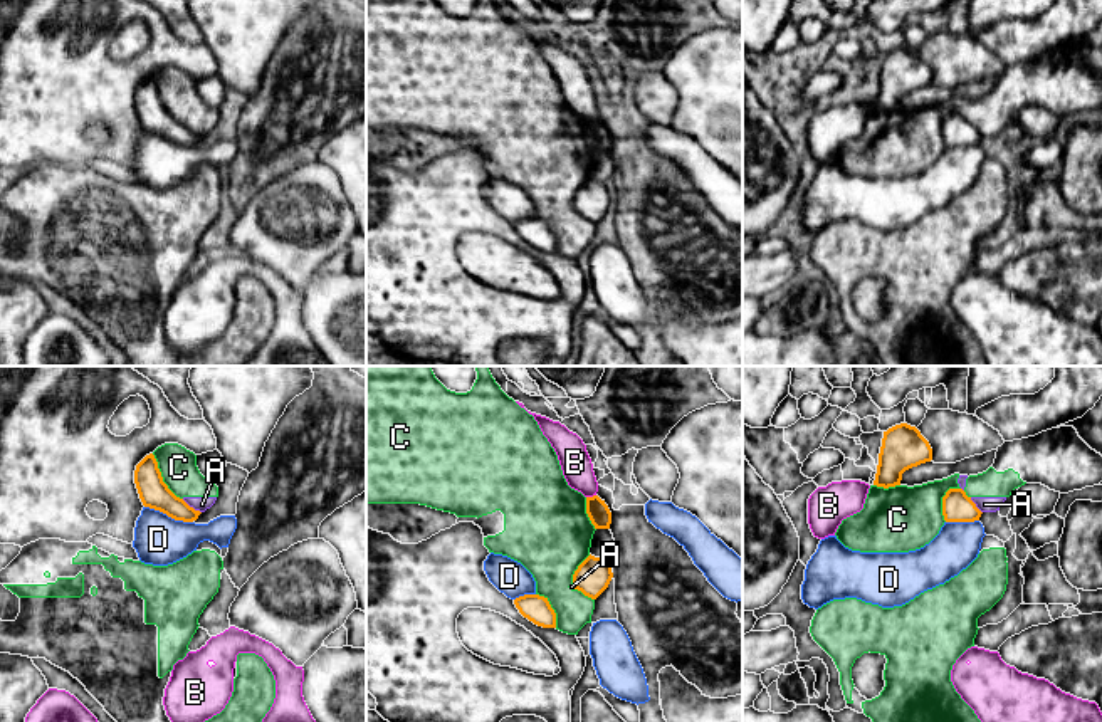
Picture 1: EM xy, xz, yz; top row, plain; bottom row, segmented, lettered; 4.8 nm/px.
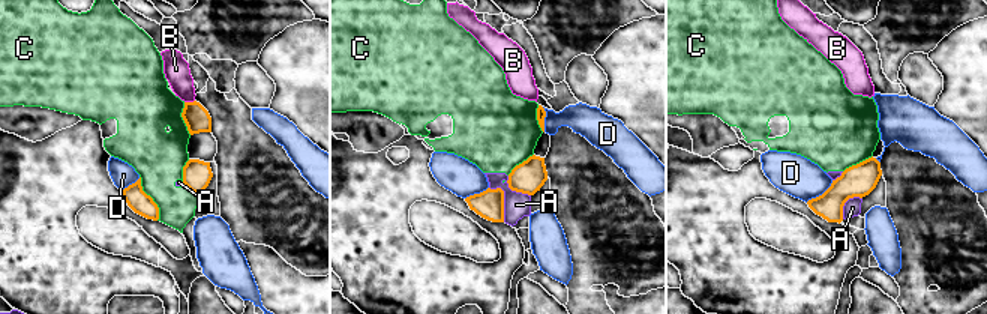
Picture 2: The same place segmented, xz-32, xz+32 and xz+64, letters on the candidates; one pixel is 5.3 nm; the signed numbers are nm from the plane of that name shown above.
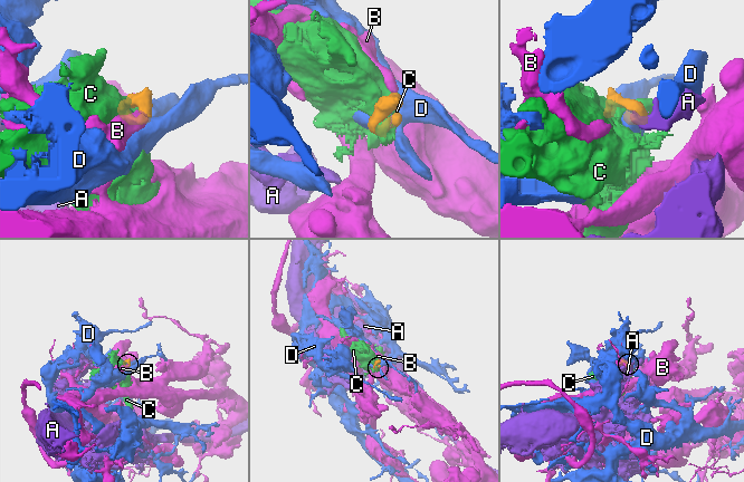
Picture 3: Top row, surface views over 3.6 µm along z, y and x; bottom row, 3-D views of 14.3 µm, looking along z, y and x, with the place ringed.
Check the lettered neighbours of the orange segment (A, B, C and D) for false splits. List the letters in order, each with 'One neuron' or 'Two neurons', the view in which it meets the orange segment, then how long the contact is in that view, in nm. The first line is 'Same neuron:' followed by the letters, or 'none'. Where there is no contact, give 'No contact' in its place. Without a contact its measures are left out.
Same neuron: none
A: Two neurons. Touches orange in xy. Shared border 120 nm
B: Two neurons. Touches orange in xz. Shared border 50 nm
C: Two neurons. Touches orange in xy. Shared border 260 nm
D: Two neurons. Touches orange in xy. Shared border 240 nm

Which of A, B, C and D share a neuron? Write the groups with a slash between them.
A C / B / D

